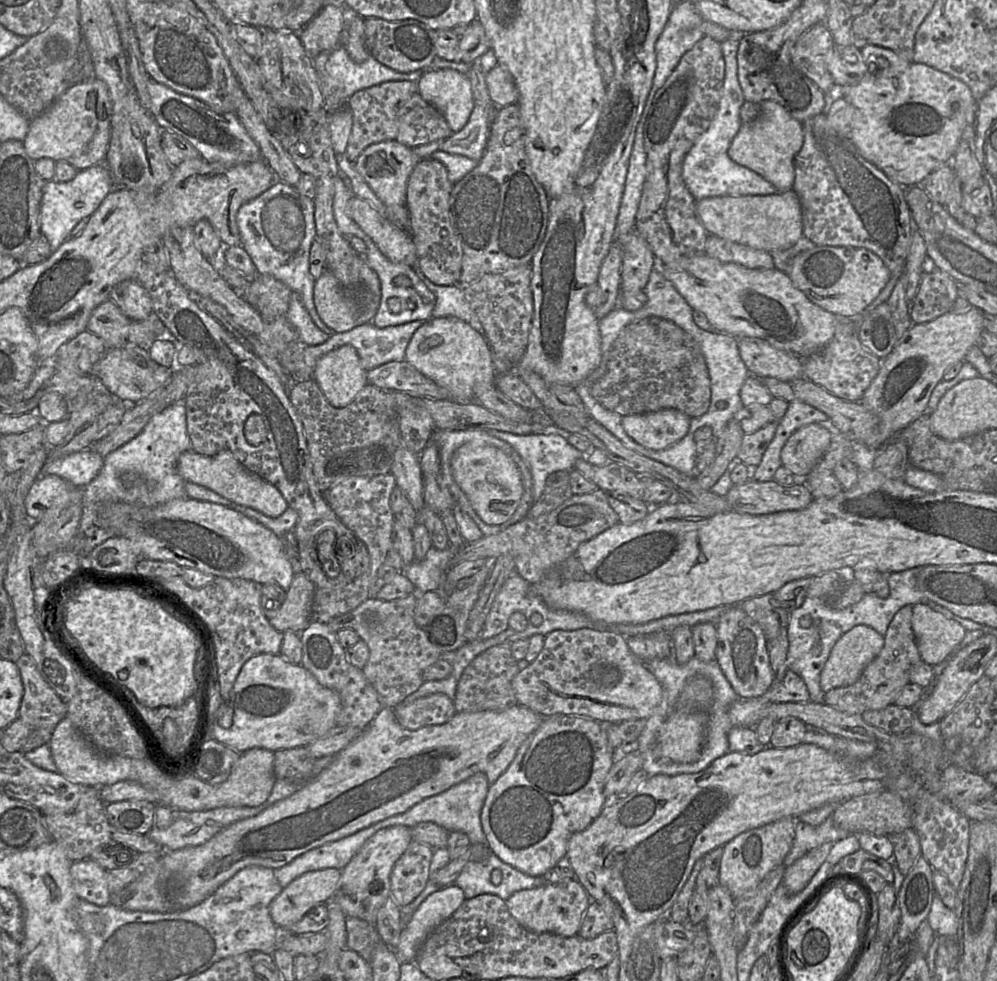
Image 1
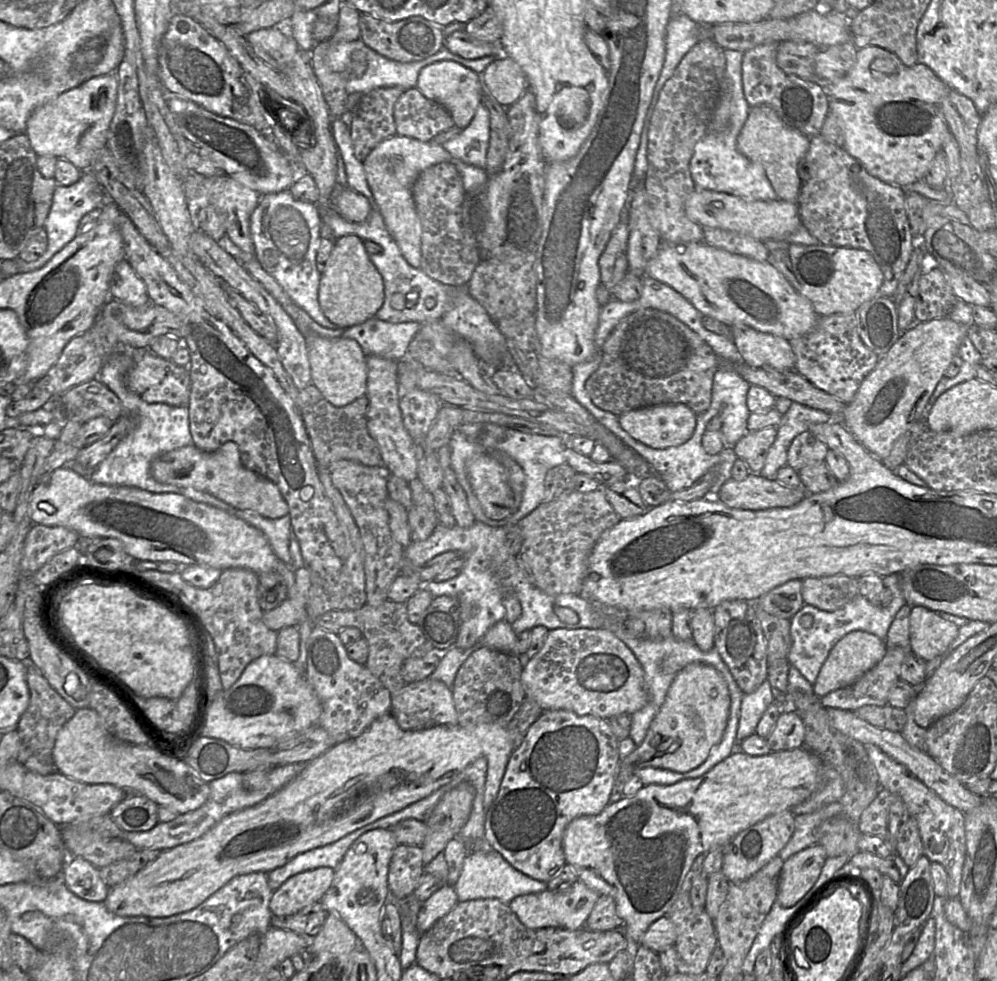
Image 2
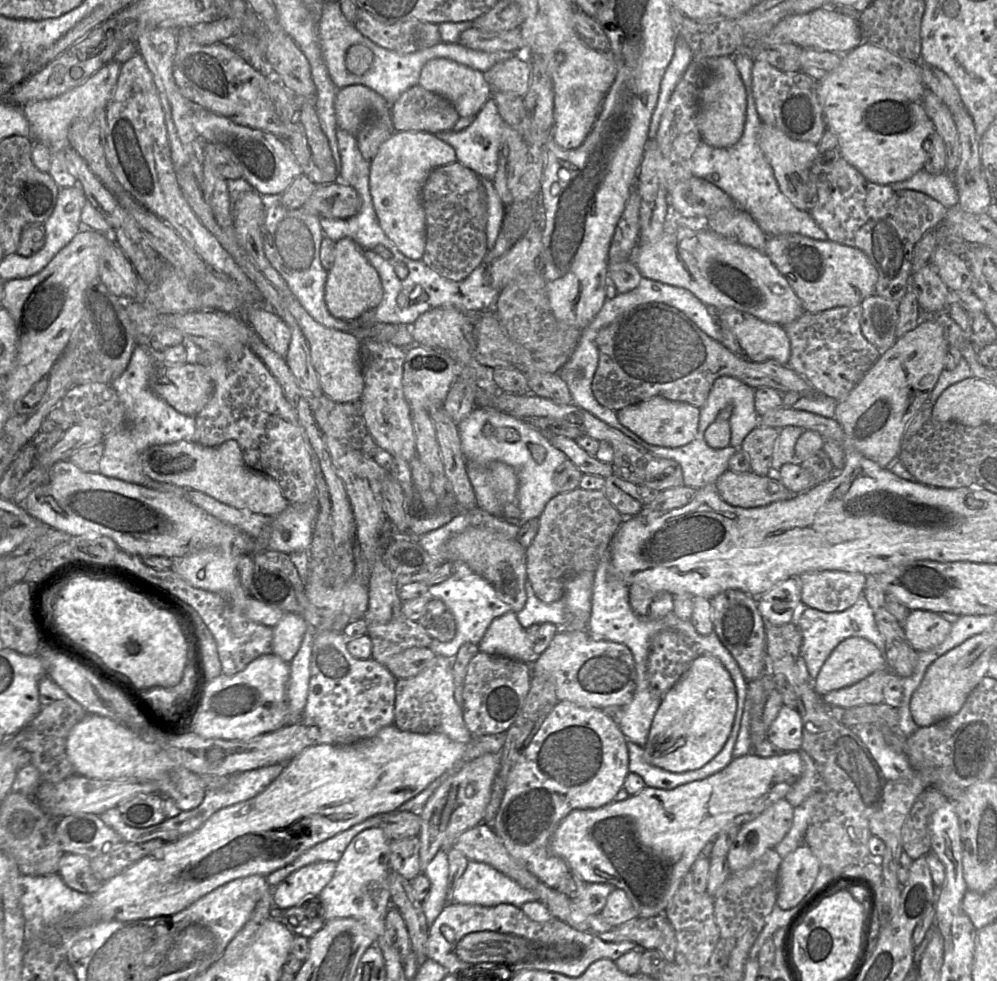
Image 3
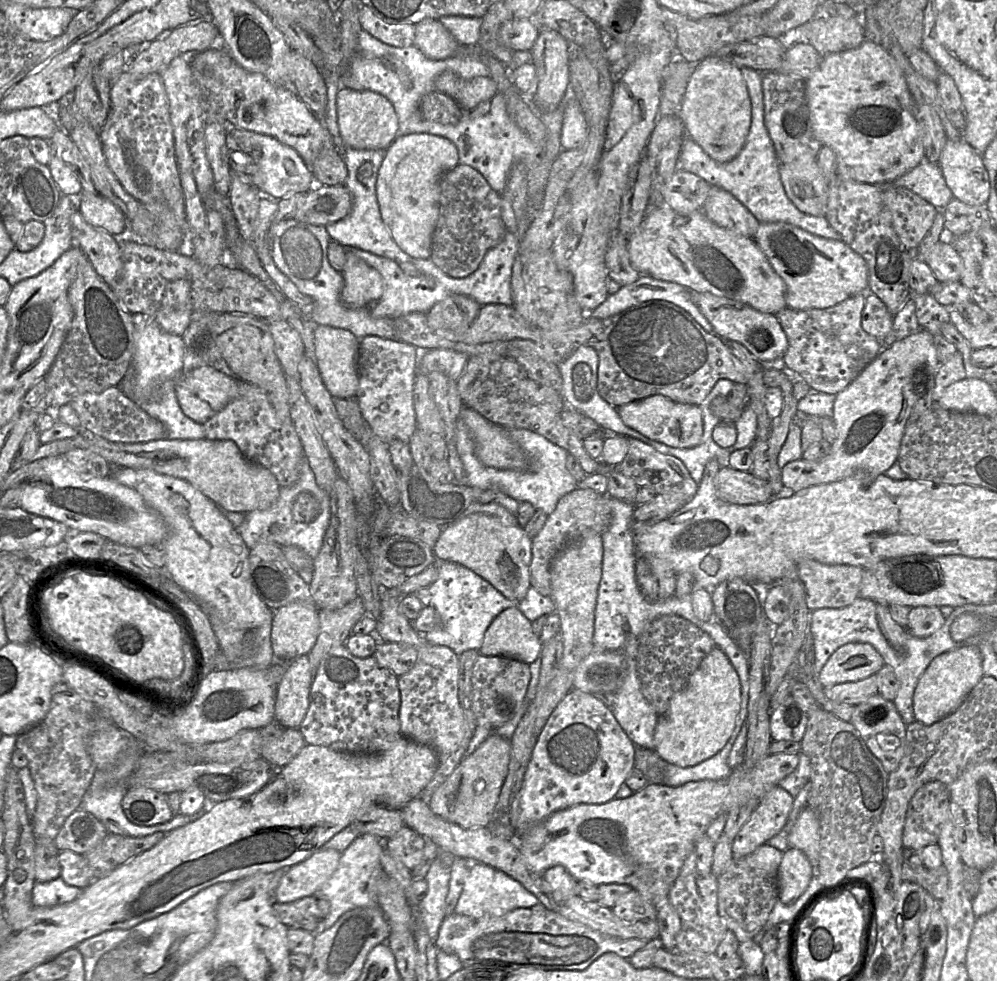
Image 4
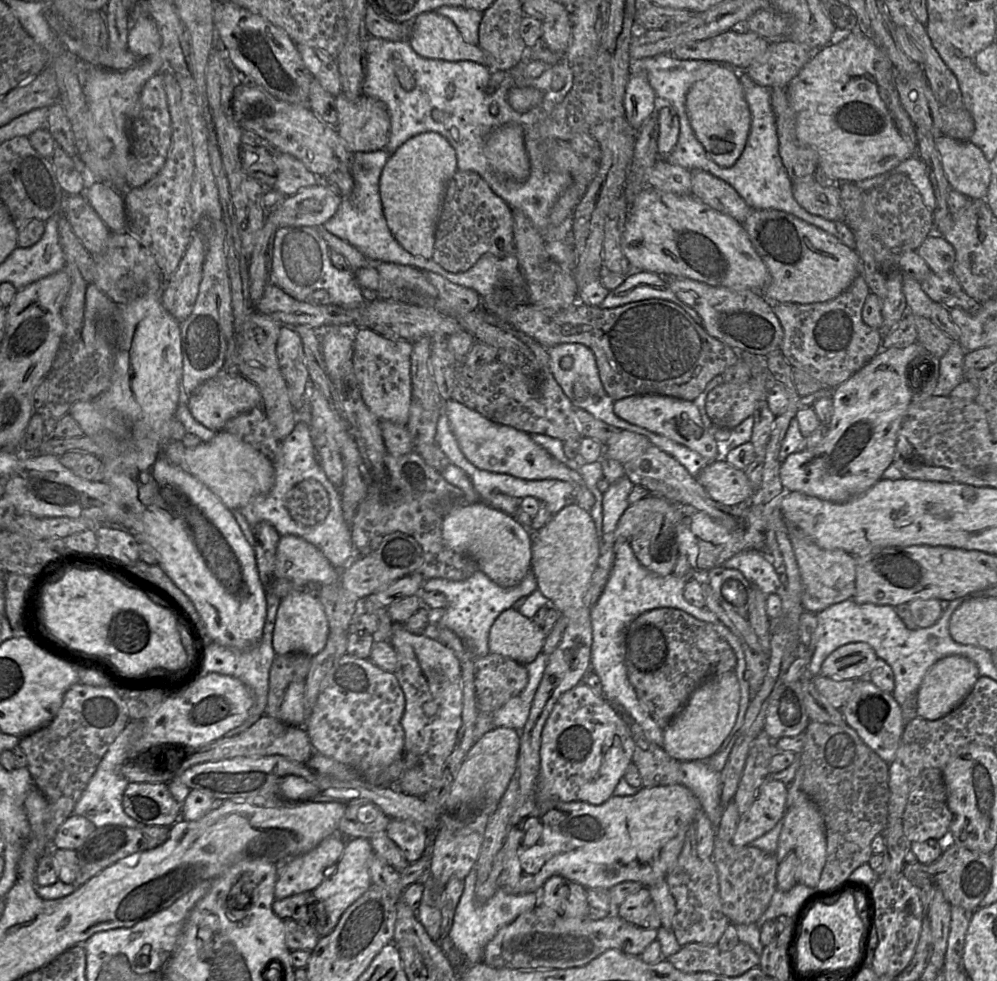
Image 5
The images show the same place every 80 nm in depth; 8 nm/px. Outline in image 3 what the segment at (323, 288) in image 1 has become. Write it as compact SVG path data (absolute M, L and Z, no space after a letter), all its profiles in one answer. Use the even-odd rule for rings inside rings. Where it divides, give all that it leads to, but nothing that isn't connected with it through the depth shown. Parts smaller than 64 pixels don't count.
M350 238L335 242L334 261L327 271L324 300L335 318L354 321L364 312L376 308L383 298L383 287L376 269L369 263L361 248Z

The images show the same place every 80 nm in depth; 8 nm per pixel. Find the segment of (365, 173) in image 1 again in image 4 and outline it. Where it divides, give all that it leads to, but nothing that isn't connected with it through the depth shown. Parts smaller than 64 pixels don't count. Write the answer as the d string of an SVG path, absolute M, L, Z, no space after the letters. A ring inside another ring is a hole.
M429 133L398 136L385 150L376 181L381 218L398 247L413 258L430 259L432 234L440 211L439 181L458 162L456 146Z

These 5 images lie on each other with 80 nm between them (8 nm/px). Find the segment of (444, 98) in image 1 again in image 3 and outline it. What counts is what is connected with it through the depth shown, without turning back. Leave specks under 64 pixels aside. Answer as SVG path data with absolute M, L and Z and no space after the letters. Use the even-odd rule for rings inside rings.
M433 59L422 68L418 85L452 103L460 118L476 116L492 96L492 87L485 73L448 59Z

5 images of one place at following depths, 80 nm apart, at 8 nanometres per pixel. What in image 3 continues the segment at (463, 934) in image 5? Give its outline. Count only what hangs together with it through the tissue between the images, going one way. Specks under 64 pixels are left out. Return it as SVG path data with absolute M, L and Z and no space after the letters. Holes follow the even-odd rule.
M468 861L453 892L453 902L480 906L511 904L521 907L538 897L488 864Z

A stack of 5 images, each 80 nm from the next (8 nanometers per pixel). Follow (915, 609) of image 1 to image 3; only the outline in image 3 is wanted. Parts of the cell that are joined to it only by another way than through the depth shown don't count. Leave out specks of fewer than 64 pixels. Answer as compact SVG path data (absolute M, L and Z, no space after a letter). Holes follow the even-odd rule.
M919 609L909 611L902 627L909 644L917 652L934 649L951 631L951 623L939 613Z

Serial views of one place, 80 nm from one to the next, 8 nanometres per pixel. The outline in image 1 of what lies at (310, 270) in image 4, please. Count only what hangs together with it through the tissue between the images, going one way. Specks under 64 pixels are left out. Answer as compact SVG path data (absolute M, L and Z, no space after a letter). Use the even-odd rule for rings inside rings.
M276 181L258 197L243 204L236 216L241 245L249 254L258 274L274 277L300 295L315 325L332 336L335 332L320 318L314 304L316 280L310 273L310 249L316 239L314 200L301 195L296 187Z

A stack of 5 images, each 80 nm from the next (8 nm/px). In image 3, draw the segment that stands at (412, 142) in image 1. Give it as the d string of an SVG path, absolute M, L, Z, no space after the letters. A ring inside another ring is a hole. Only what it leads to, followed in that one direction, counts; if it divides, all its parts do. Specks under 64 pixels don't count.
M416 85L391 105L395 132L436 134L452 129L459 114L446 98Z

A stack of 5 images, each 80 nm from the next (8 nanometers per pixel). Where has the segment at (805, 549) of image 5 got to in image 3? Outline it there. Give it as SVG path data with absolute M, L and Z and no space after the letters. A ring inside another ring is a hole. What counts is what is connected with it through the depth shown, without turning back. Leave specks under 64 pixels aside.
M819 571L819 572L807 572L807 573L803 573L798 577L792 577L792 578L798 578L800 585L801 585L801 602L802 605L804 607L810 607L813 609L817 609L823 612L842 612L846 609L848 609L849 607L851 607L856 600L858 599L858 597L862 594L863 589L865 587L865 583L866 583L866 576L862 573L858 573L858 572L845 572L845 571Z

